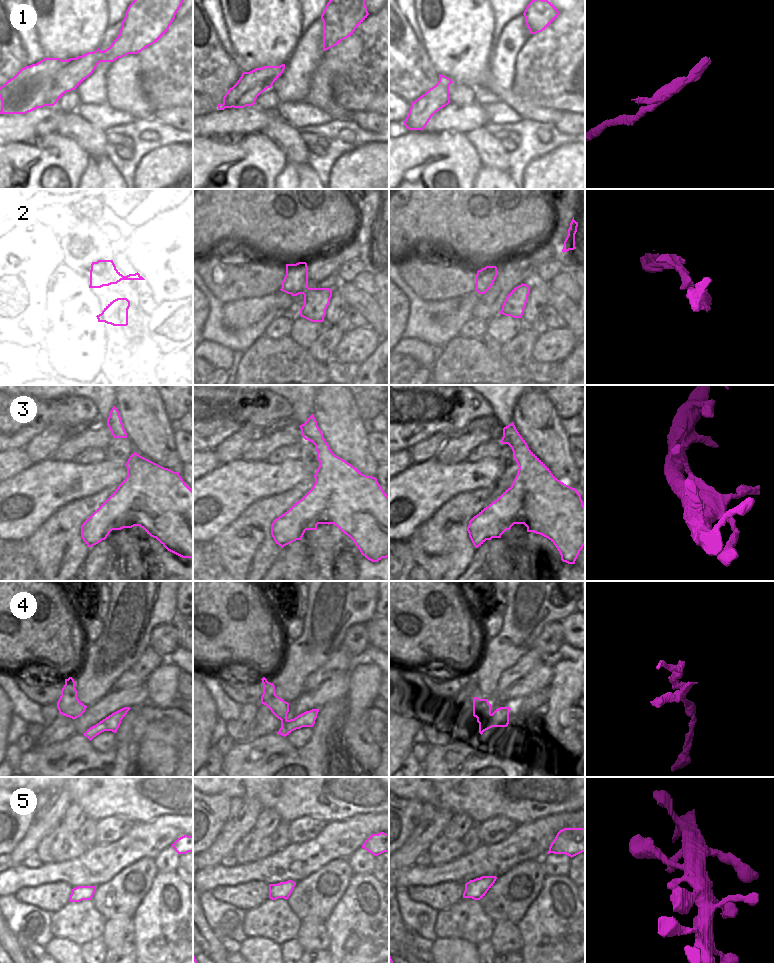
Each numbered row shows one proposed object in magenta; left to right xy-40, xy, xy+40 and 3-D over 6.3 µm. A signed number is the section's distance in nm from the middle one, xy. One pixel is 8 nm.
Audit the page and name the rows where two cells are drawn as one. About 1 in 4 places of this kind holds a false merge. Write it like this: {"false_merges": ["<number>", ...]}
{"false_merges": ["1", "4"]}

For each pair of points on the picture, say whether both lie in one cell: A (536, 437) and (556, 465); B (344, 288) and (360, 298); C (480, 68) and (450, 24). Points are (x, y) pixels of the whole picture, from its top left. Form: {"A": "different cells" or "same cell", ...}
{"A": "same cell", "B": "same cell", "C": "same cell"}

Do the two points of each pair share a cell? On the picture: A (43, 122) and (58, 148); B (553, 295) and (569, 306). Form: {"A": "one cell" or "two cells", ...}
{"A": "two cells", "B": "one cell"}

